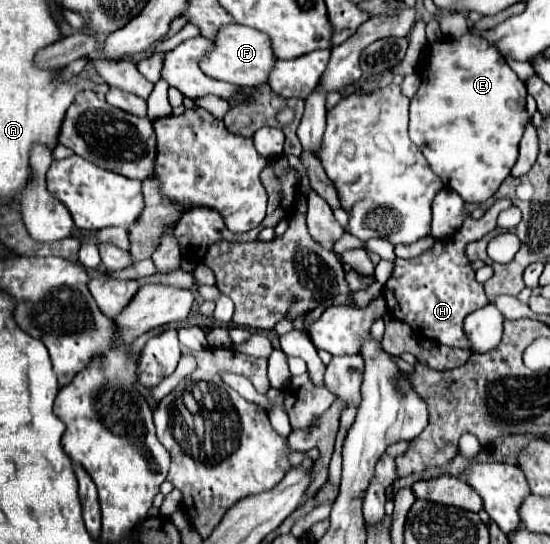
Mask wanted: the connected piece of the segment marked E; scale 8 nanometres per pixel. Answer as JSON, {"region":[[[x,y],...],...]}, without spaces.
{"region":[[[467,32],[461,38],[439,40],[429,44],[427,56],[421,70],[421,86],[411,98],[411,122],[409,136],[419,146],[423,156],[443,184],[455,190],[465,202],[485,202],[491,198],[501,182],[511,174],[511,168],[517,160],[517,148],[525,124],[529,122],[525,110],[525,82],[507,66],[501,52],[485,42],[485,38]]]}

